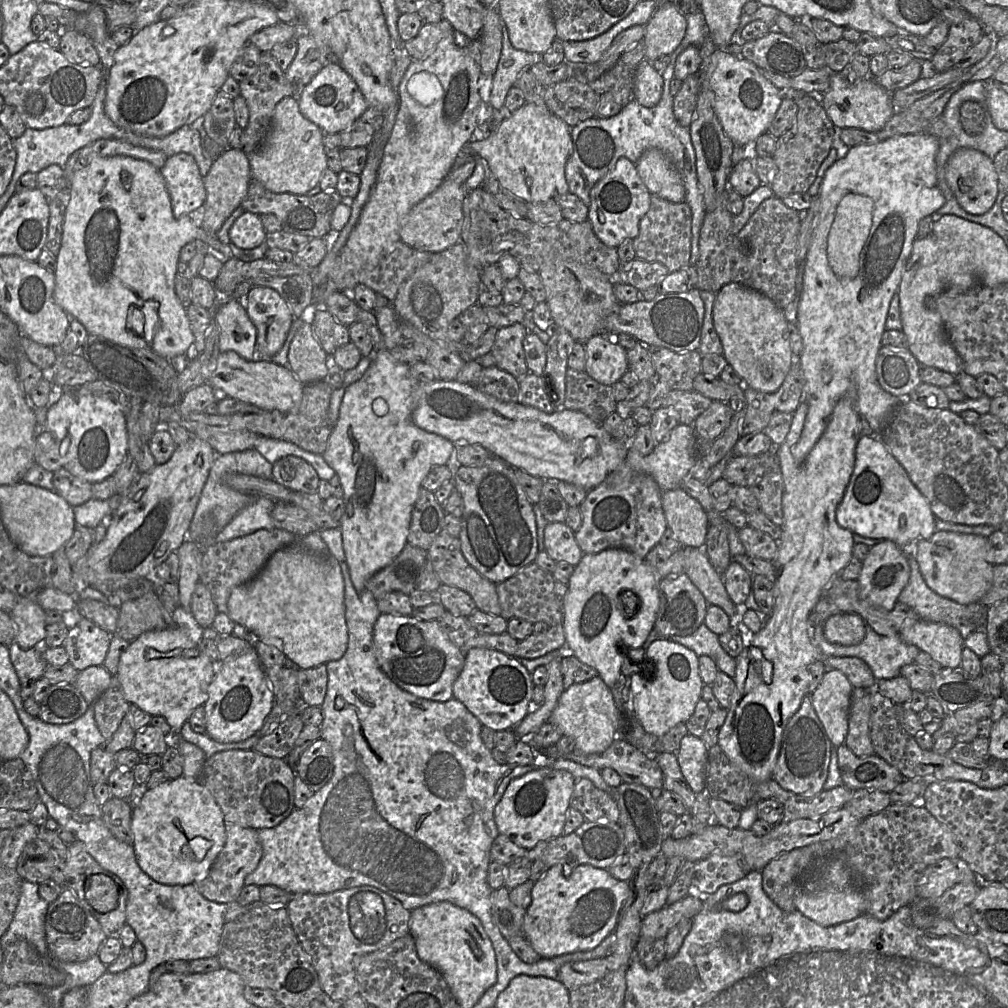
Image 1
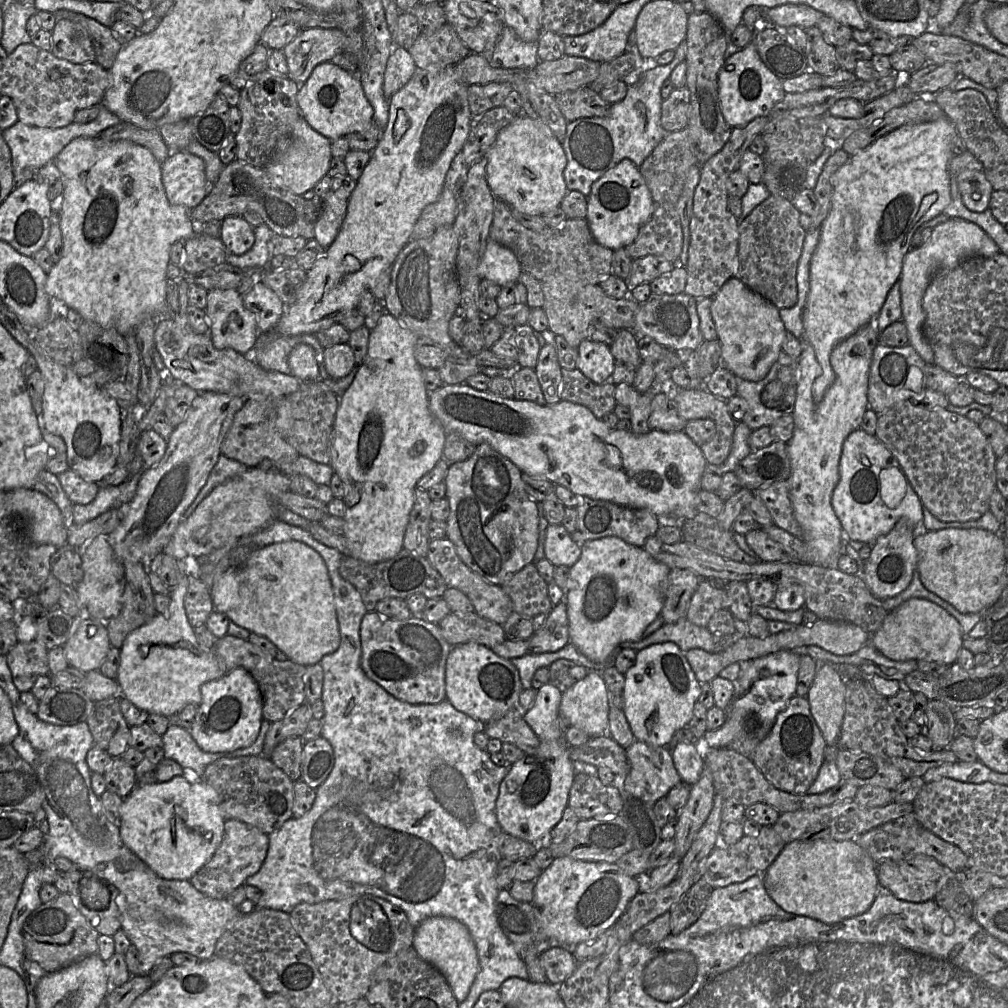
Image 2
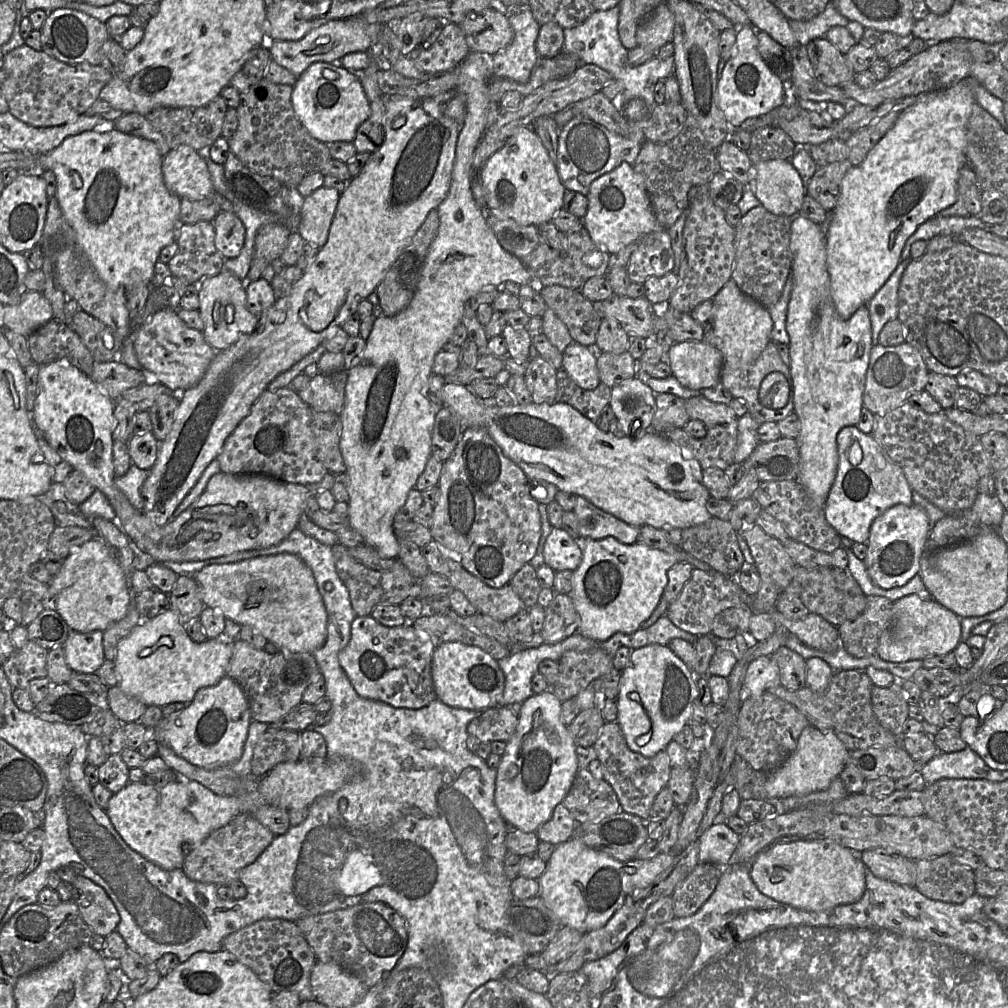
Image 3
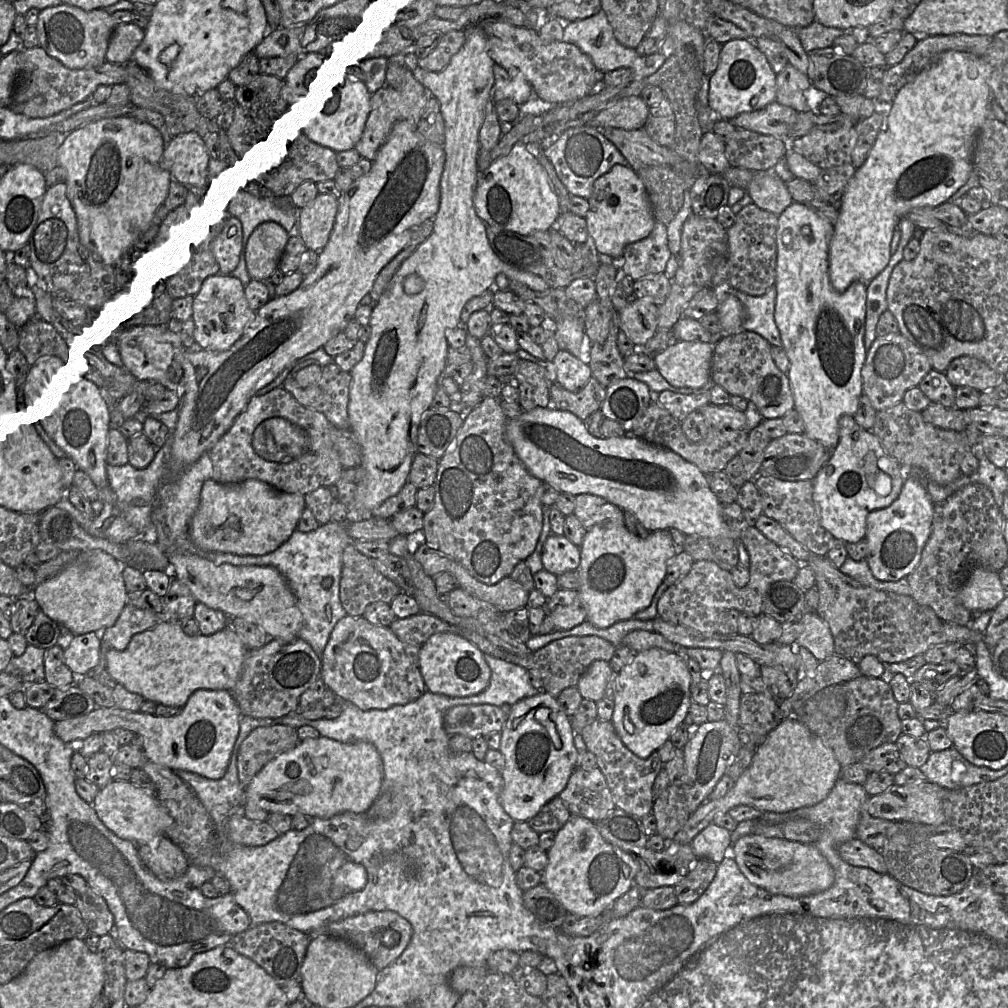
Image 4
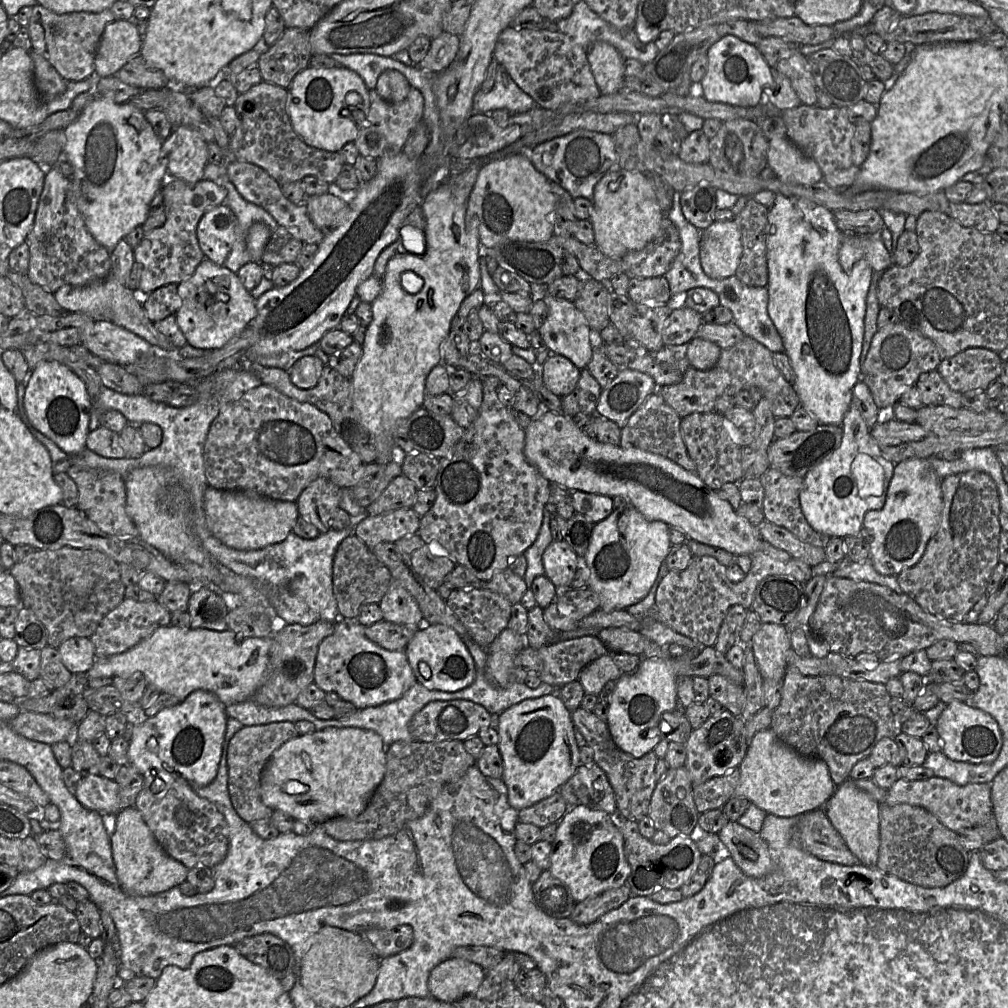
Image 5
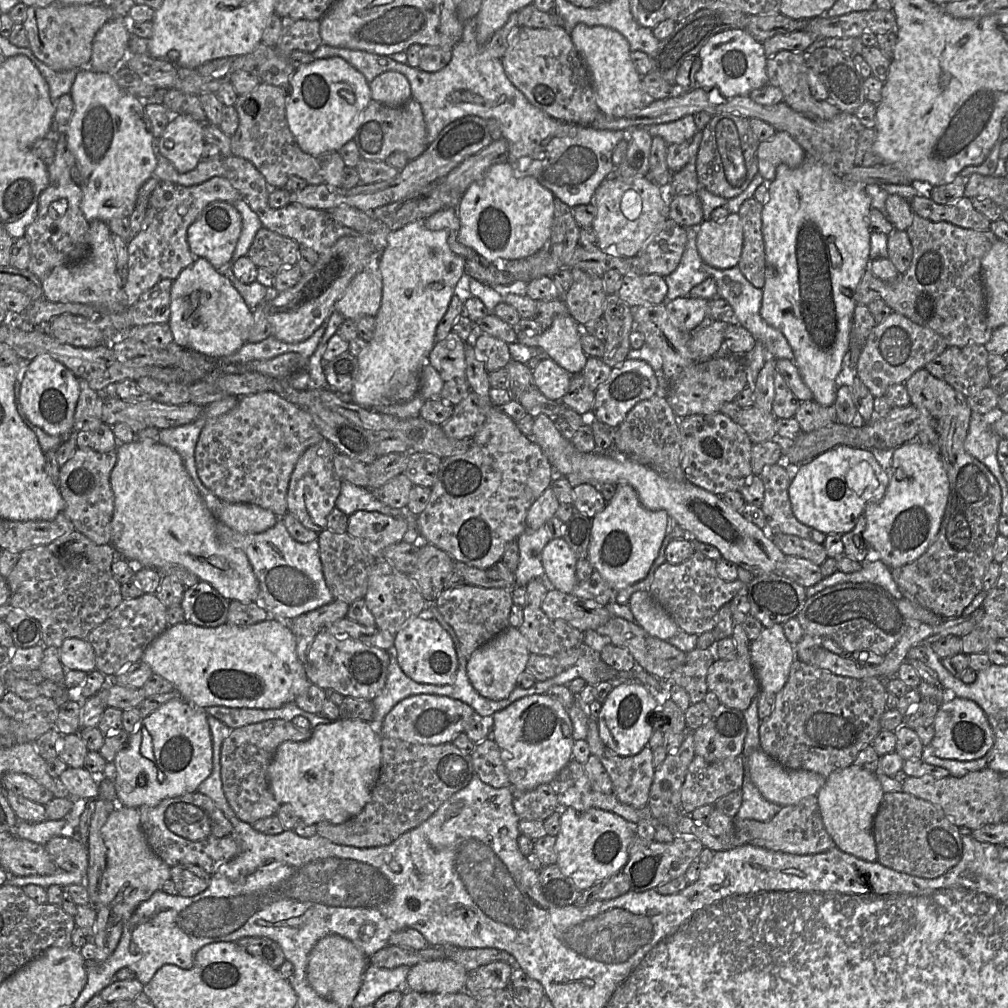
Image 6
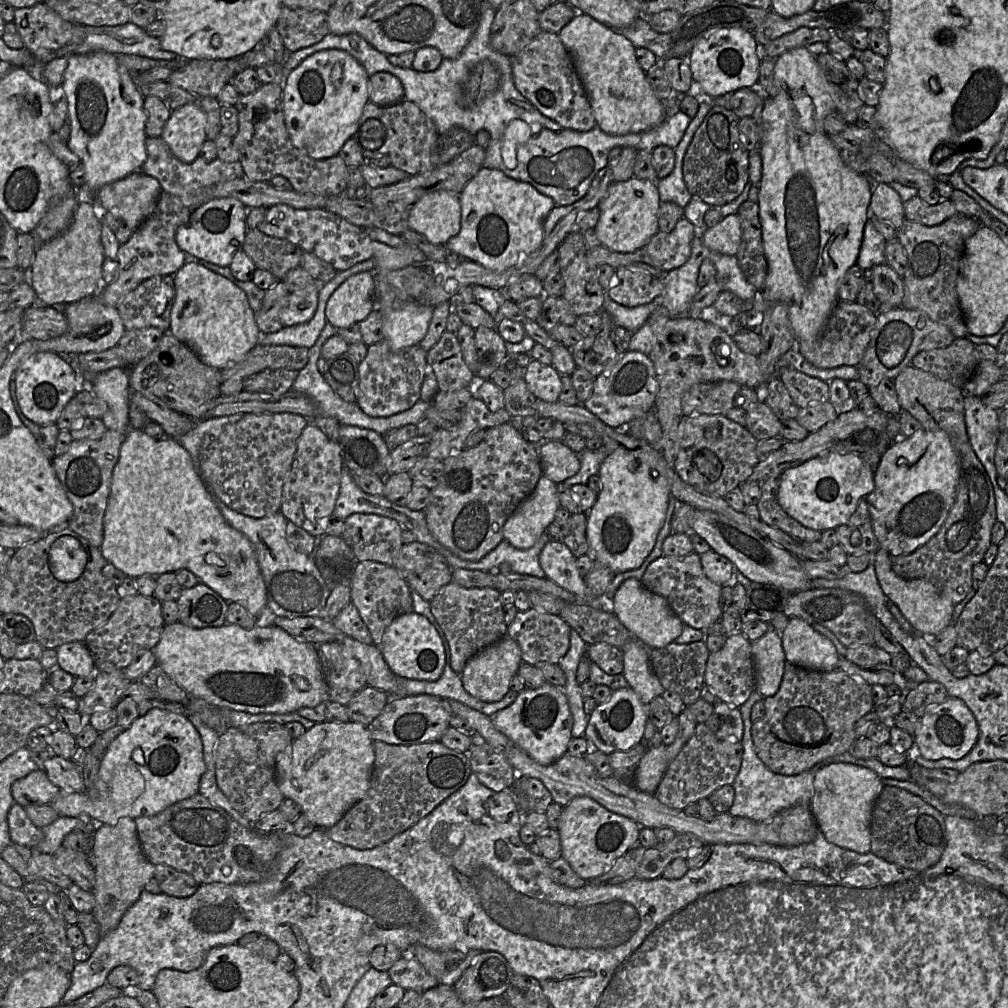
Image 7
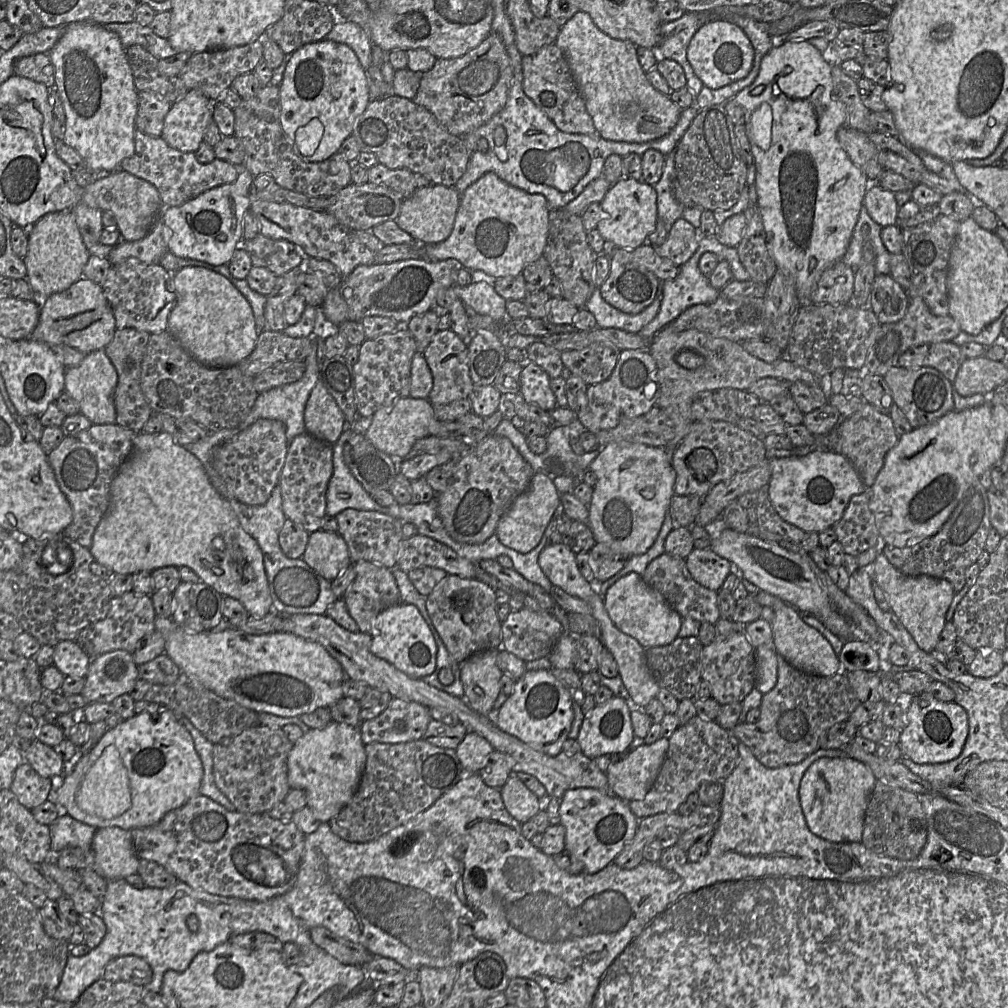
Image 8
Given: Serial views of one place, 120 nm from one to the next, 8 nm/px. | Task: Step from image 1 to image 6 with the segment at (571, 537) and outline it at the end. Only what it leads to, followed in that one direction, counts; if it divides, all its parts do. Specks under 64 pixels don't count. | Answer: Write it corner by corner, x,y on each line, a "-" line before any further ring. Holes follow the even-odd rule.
563,538
551,539
541,554
544,578
549,587
564,593
572,593
578,585
577,560
573,550

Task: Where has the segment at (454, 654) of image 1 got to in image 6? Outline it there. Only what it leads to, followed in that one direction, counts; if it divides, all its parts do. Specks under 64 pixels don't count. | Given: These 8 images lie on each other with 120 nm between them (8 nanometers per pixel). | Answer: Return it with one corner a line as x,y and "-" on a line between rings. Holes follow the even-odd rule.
328,632
318,633
310,646
305,671
308,680
323,690
332,689
344,697
372,700
386,683
391,653

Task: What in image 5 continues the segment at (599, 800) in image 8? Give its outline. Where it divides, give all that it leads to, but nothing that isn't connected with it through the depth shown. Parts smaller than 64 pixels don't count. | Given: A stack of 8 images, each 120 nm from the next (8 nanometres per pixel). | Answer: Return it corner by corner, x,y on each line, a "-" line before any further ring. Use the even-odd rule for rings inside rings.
582,805
567,812
558,822
549,870
569,887
577,903
625,885
631,867
625,856
623,836
610,815

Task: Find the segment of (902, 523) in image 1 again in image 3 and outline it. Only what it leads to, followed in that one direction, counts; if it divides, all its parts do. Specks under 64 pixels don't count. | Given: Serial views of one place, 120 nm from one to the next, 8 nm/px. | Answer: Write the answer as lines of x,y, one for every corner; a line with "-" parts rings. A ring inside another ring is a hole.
846,426
837,435
838,467
823,510
827,522
841,537
866,544
873,521
895,505
912,506
912,489
901,467
870,434

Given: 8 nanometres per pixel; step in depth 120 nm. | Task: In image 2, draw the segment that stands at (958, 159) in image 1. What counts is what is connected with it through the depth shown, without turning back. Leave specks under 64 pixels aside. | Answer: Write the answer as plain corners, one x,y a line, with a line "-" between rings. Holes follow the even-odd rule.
963,169
957,177
962,201
967,209
984,212
994,191
983,170

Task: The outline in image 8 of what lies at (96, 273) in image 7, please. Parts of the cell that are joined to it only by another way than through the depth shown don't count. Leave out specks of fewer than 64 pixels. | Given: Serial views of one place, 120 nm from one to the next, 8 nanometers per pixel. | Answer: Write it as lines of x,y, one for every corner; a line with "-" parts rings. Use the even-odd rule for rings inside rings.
70,210
51,212
37,221
28,236
27,254
23,261
26,266
26,280
34,293
49,297
68,289
83,276
83,268
89,259
81,233

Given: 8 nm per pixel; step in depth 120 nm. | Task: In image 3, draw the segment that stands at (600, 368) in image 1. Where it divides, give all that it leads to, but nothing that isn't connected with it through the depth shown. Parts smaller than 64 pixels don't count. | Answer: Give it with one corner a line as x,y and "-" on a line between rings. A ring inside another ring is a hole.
573,341
563,352
562,369
579,387
592,390
601,382
597,358
598,352
593,347

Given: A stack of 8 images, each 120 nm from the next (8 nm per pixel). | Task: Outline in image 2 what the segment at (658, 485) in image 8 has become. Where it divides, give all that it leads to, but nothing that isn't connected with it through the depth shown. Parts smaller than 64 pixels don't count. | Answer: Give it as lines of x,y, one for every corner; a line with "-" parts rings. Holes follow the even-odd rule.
607,536
586,541
581,555
570,568
563,602
567,607
569,640
588,659
604,664
613,650
622,642
637,642
643,632
660,616
671,569
654,559
643,547
626,543
619,537

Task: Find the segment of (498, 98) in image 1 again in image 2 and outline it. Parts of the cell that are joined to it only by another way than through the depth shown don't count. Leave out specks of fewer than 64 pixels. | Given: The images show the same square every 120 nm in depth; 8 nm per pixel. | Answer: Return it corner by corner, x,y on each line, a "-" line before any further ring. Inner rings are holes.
505,26
491,55
491,65
495,68
532,70
540,62
537,50
537,42
525,42
512,28

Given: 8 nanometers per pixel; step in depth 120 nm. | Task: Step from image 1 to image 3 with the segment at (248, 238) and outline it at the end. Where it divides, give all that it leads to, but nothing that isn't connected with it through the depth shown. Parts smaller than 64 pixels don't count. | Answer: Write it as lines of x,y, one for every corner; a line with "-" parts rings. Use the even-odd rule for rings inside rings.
221,211
213,220
215,247
227,258
236,258
245,242
245,227
235,212

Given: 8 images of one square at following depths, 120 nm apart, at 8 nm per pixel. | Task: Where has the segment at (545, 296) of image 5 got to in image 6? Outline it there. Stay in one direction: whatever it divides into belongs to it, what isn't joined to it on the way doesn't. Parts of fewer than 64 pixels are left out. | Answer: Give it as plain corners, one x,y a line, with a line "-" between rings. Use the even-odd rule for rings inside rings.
570,314
557,315
550,327
539,335
530,336
518,330
517,342
544,349
549,358
575,374
583,370
588,359
581,346
582,331
582,326

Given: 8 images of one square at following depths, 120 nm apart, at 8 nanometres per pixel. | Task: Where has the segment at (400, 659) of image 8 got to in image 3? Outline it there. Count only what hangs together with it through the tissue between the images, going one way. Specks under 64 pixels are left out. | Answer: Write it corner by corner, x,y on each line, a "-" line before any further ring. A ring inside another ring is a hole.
457,641
438,645
432,657
431,675
436,699
448,706
475,711
499,706
505,676
497,660
480,647

